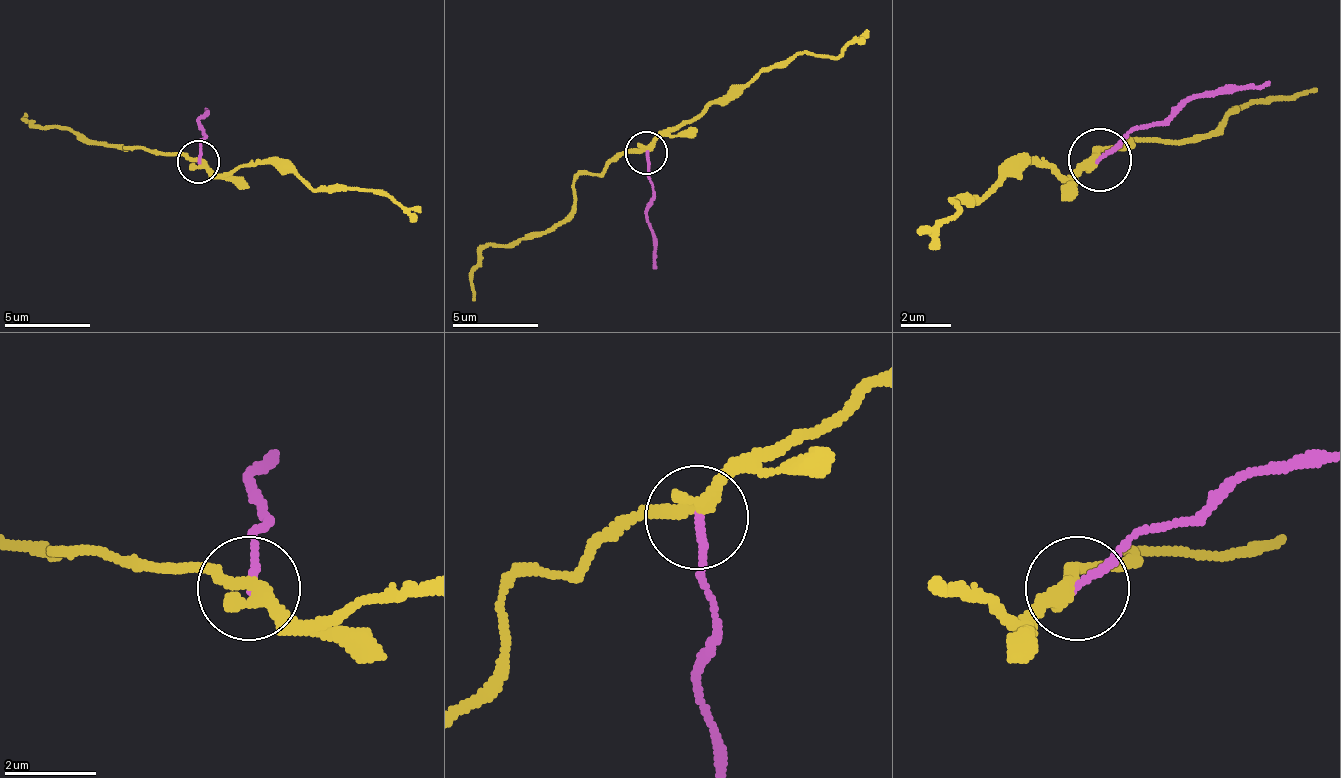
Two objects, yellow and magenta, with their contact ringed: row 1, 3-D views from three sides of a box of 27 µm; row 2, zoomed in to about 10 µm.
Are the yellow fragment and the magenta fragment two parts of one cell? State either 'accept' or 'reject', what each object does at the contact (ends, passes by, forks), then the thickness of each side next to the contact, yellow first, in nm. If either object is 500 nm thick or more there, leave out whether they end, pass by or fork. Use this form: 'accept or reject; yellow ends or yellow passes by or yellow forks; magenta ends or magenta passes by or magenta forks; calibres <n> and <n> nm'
reject; yellow passes by; magenta ends; calibres 320 and 160 nm

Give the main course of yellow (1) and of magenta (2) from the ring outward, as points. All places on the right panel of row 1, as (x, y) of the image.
1: (1098, 161), (1072, 180), (1016, 161), (978, 199), (953, 199), (959, 205), (934, 231), (921, 224)
2: (1098, 161), (1192, 98), (1268, 79)

